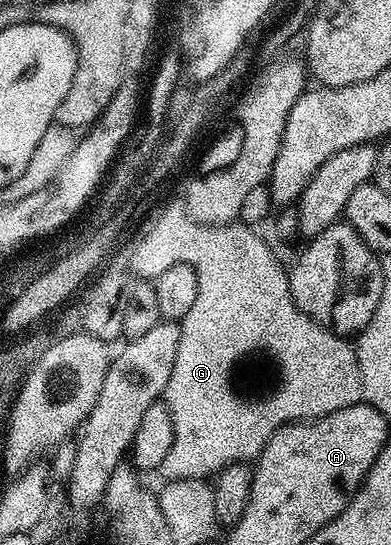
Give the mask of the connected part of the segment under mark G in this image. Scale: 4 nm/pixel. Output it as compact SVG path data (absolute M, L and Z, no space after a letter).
M183 203L172 204L152 225L148 233L141 238L133 250L136 260L144 260L148 252L156 252L160 262L179 262L194 266L194 274L198 274L198 294L194 297L194 307L179 321L180 337L178 338L178 358L174 358L174 370L170 374L170 382L166 386L163 399L166 401L172 421L174 422L174 442L159 468L159 475L164 475L165 481L170 480L202 480L218 474L226 466L241 462L255 461L266 446L266 442L284 424L301 420L318 420L326 414L334 414L346 406L354 406L362 400L362 382L358 370L358 358L355 347L345 337L337 336L329 328L323 328L317 320L312 320L294 302L290 294L290 282L286 268L280 265L278 257L272 253L272 248L259 236L255 227L243 222L231 224L200 224L188 215Z

